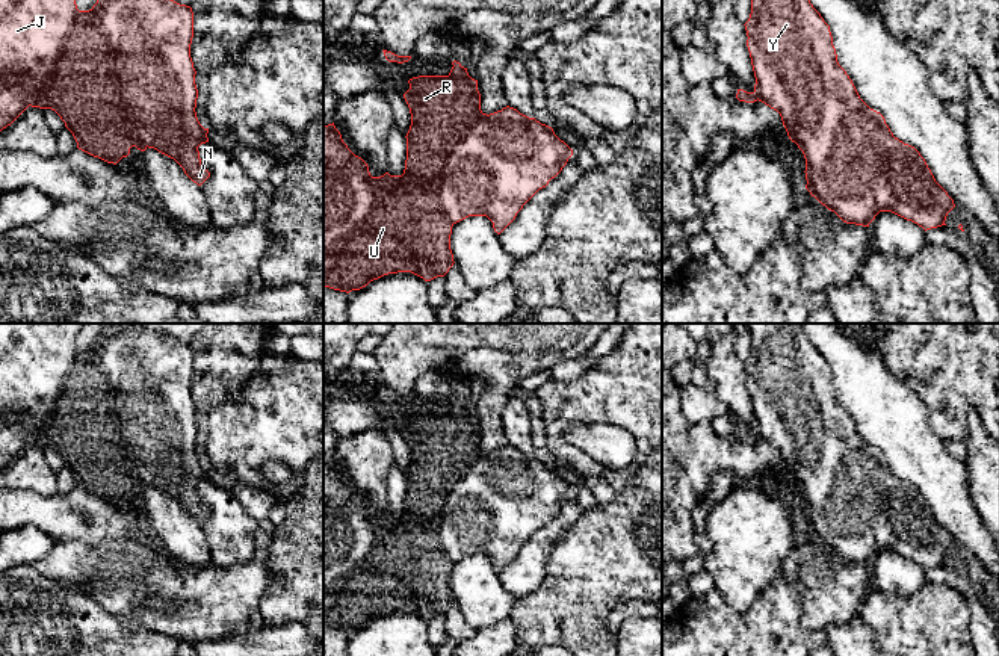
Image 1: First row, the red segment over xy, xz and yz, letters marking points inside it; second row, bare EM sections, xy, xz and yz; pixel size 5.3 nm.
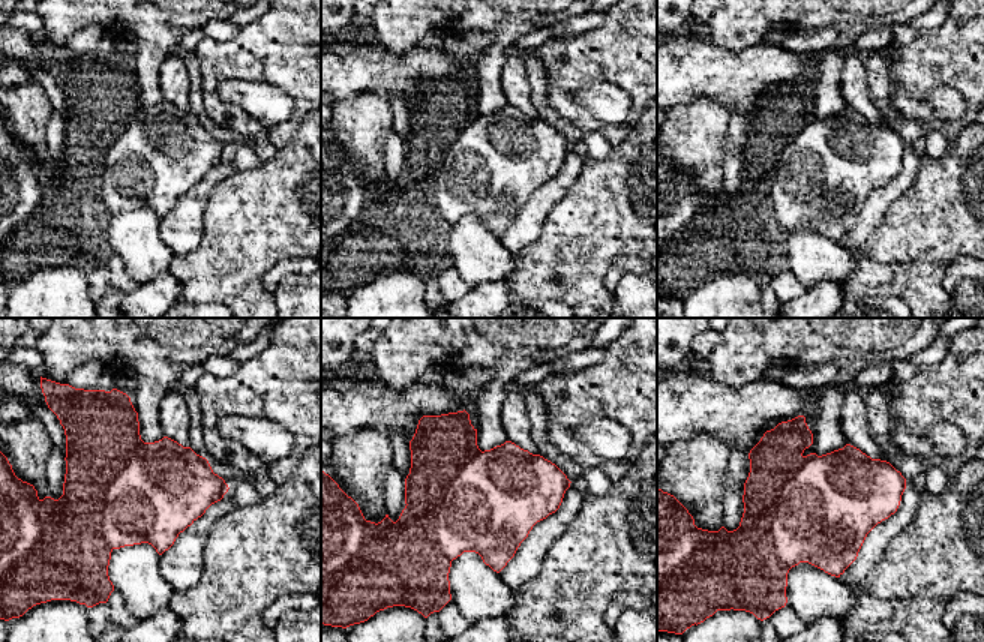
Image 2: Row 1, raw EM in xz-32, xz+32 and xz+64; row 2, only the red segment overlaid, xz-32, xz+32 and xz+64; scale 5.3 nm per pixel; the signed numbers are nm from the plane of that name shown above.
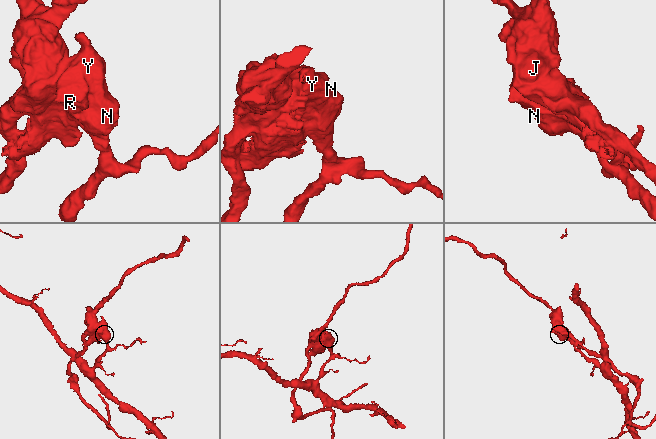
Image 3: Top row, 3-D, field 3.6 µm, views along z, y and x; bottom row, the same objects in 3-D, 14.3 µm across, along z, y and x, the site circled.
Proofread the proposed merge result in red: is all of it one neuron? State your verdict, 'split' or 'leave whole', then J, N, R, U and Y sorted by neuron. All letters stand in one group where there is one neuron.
split; groups J R U / N Y

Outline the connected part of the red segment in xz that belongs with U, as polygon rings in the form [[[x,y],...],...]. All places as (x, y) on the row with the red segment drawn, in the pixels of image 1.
[[[452,62],[447,76],[419,76],[408,80],[404,98],[410,107],[411,125],[407,133],[407,160],[402,175],[372,177],[367,163],[343,142],[334,122],[323,125],[323,287],[352,292],[388,274],[411,272],[425,281],[444,277],[453,266],[450,234],[453,224],[440,206],[435,186],[428,177],[438,177],[444,159],[469,159],[475,144],[493,142],[488,128],[482,130],[481,94],[478,80],[472,79],[459,62]]]

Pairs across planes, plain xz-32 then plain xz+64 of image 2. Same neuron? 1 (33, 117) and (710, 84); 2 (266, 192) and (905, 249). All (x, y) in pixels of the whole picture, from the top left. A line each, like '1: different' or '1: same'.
1: different
2: same

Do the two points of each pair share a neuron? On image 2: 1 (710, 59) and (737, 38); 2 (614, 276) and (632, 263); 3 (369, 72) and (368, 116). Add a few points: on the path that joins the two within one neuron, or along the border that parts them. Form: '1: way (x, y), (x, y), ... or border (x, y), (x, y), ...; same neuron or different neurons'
1: border (710, 41), (732, 51), (741, 51), (758, 44); different neurons
2: way (618, 272), (627, 264); same neuron
3: border (387, 99), (375, 93), (359, 92), (336, 104); different neurons

